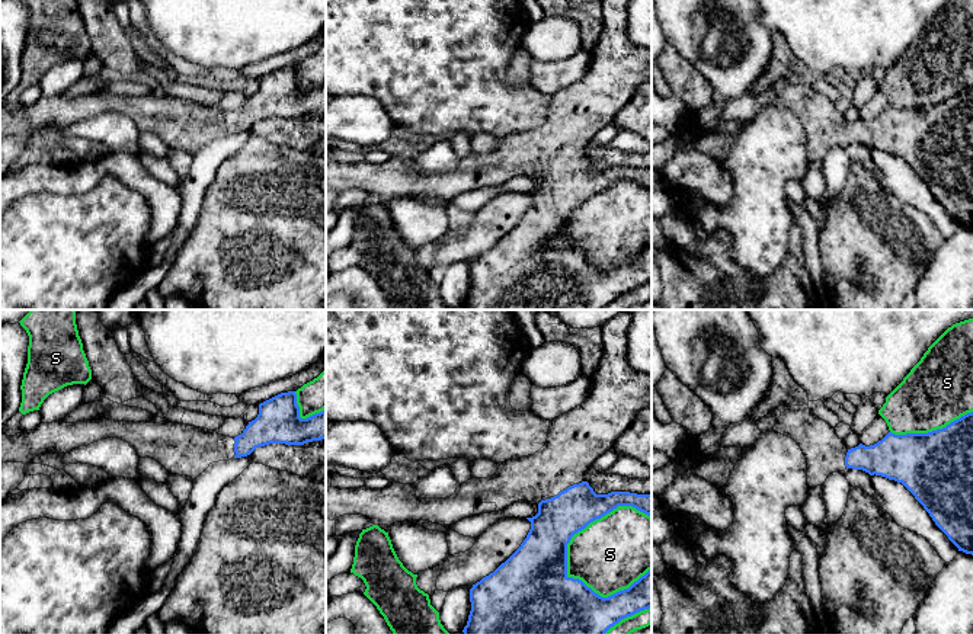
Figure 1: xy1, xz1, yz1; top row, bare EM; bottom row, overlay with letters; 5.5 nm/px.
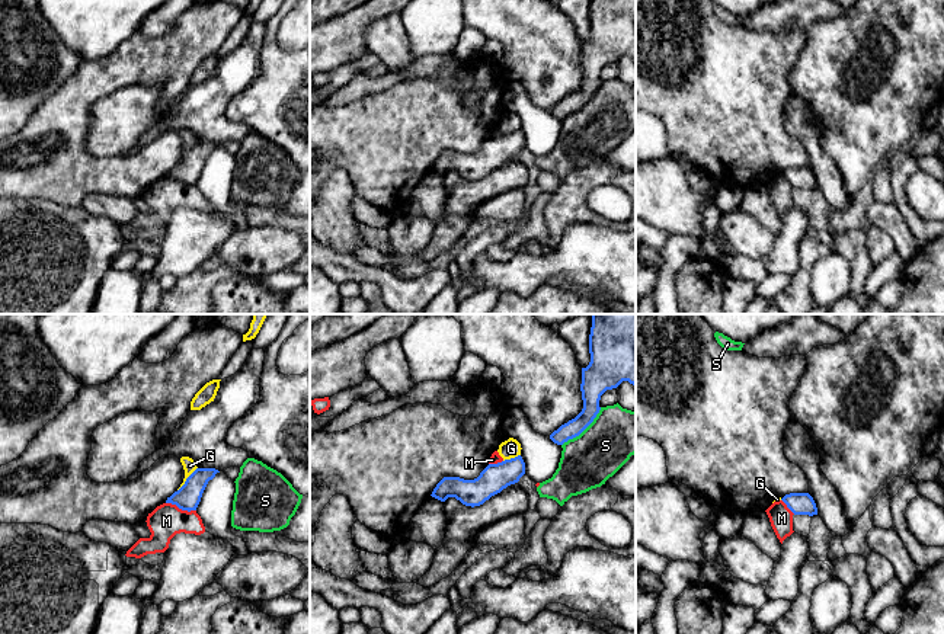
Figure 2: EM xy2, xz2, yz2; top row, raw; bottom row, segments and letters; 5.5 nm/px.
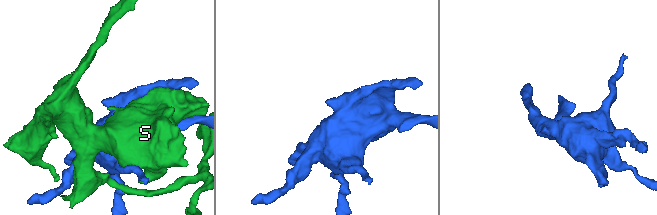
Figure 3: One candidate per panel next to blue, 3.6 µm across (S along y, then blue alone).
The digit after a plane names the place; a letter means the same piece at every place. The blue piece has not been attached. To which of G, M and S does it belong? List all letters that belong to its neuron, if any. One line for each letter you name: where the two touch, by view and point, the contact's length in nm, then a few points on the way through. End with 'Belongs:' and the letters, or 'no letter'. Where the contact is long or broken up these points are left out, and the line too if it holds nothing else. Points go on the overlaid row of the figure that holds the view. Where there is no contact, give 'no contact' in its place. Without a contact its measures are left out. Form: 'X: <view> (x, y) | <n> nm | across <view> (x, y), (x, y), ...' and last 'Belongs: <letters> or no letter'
Belongs: no letter

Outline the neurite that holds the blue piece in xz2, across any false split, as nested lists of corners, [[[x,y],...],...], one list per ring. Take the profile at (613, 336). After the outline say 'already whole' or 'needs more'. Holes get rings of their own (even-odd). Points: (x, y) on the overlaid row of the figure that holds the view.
[[[591,314],[591,362],[582,368],[582,412],[550,435],[563,445],[579,436],[599,413],[599,400],[607,390],[623,381],[636,387],[636,314]]]; already whole

